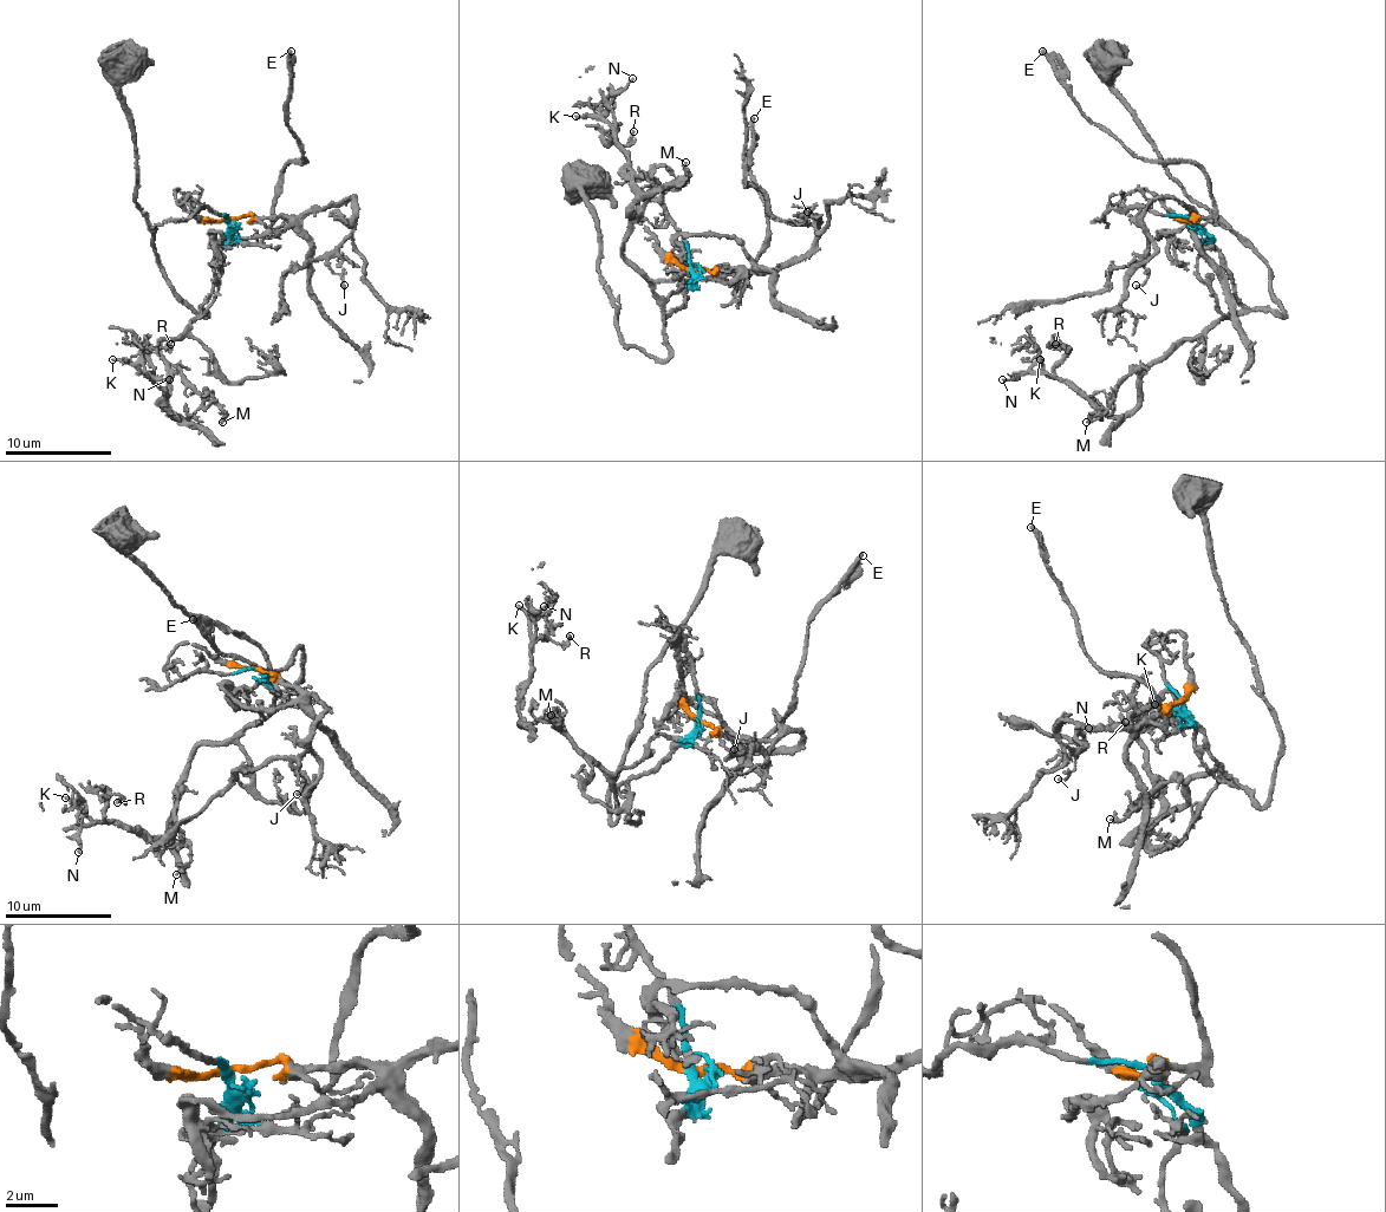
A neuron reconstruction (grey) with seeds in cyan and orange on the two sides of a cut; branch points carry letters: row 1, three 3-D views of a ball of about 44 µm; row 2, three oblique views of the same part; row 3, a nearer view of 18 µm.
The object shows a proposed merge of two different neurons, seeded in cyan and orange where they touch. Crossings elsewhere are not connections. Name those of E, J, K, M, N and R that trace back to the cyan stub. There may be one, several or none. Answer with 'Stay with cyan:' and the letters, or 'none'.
Stay with cyan: K, M, N, R

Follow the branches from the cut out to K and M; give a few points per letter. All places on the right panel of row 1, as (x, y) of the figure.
K: (1193, 219), (1208, 243), (1197, 275), (1221, 318), (1140, 375), (1140, 401), (1119, 417), (1100, 415), (1039, 358)
M: (1193, 219), (1208, 243), (1197, 275), (1221, 313), (1117, 388), (1114, 401), (1087, 422)

